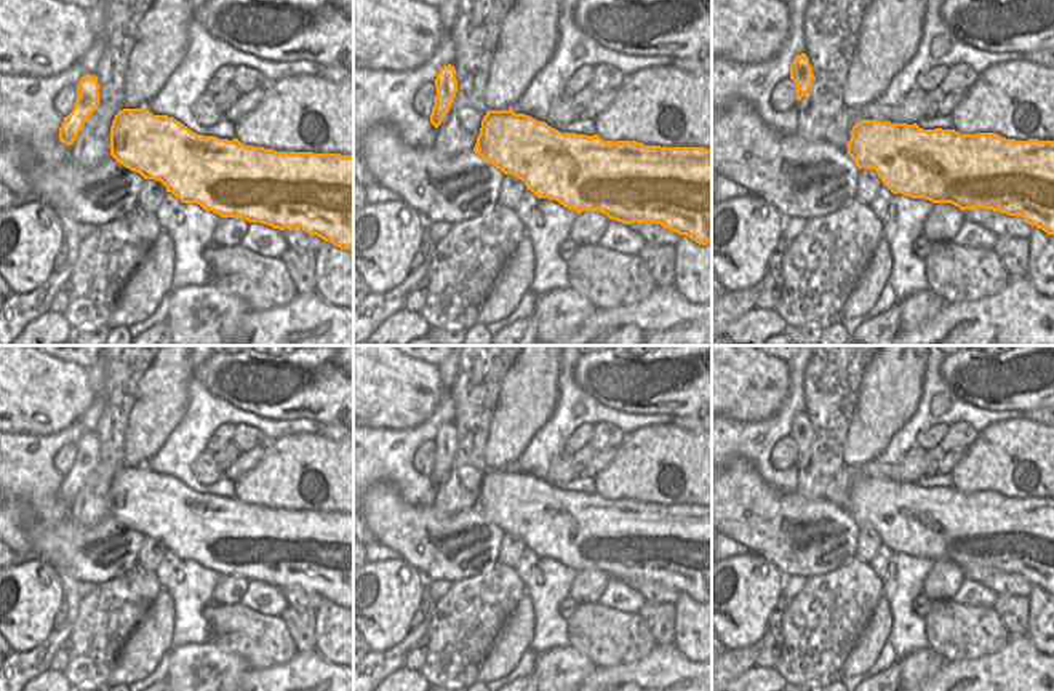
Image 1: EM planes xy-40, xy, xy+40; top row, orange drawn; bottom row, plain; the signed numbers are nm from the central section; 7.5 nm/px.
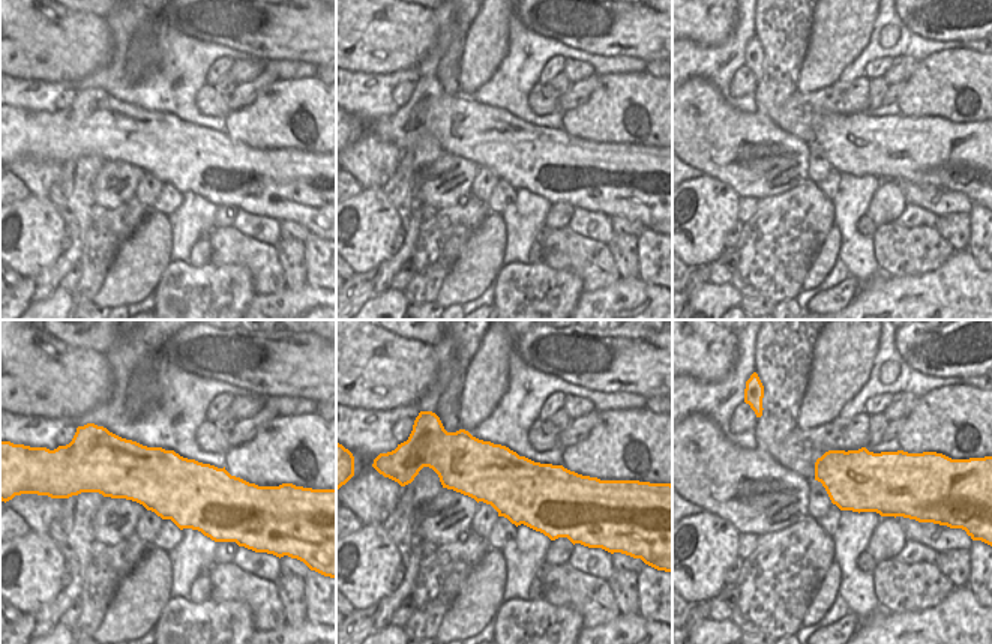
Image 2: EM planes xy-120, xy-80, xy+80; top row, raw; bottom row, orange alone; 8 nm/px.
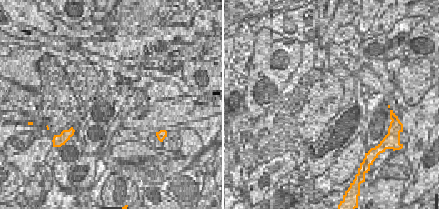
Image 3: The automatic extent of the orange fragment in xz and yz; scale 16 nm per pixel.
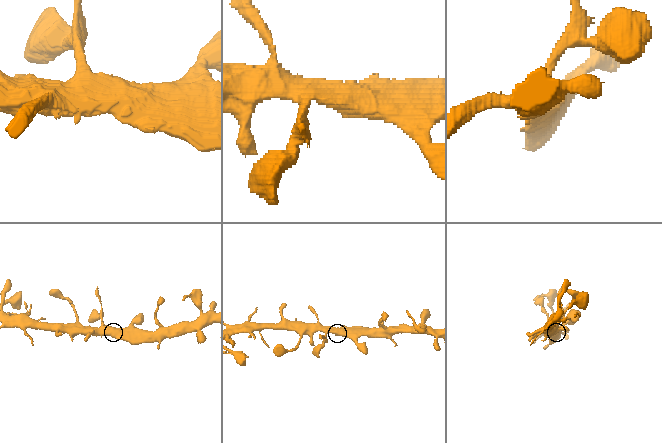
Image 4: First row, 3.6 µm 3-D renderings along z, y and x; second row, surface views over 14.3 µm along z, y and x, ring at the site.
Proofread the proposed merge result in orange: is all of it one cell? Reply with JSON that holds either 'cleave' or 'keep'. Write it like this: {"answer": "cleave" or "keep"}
{"answer": "keep"}

